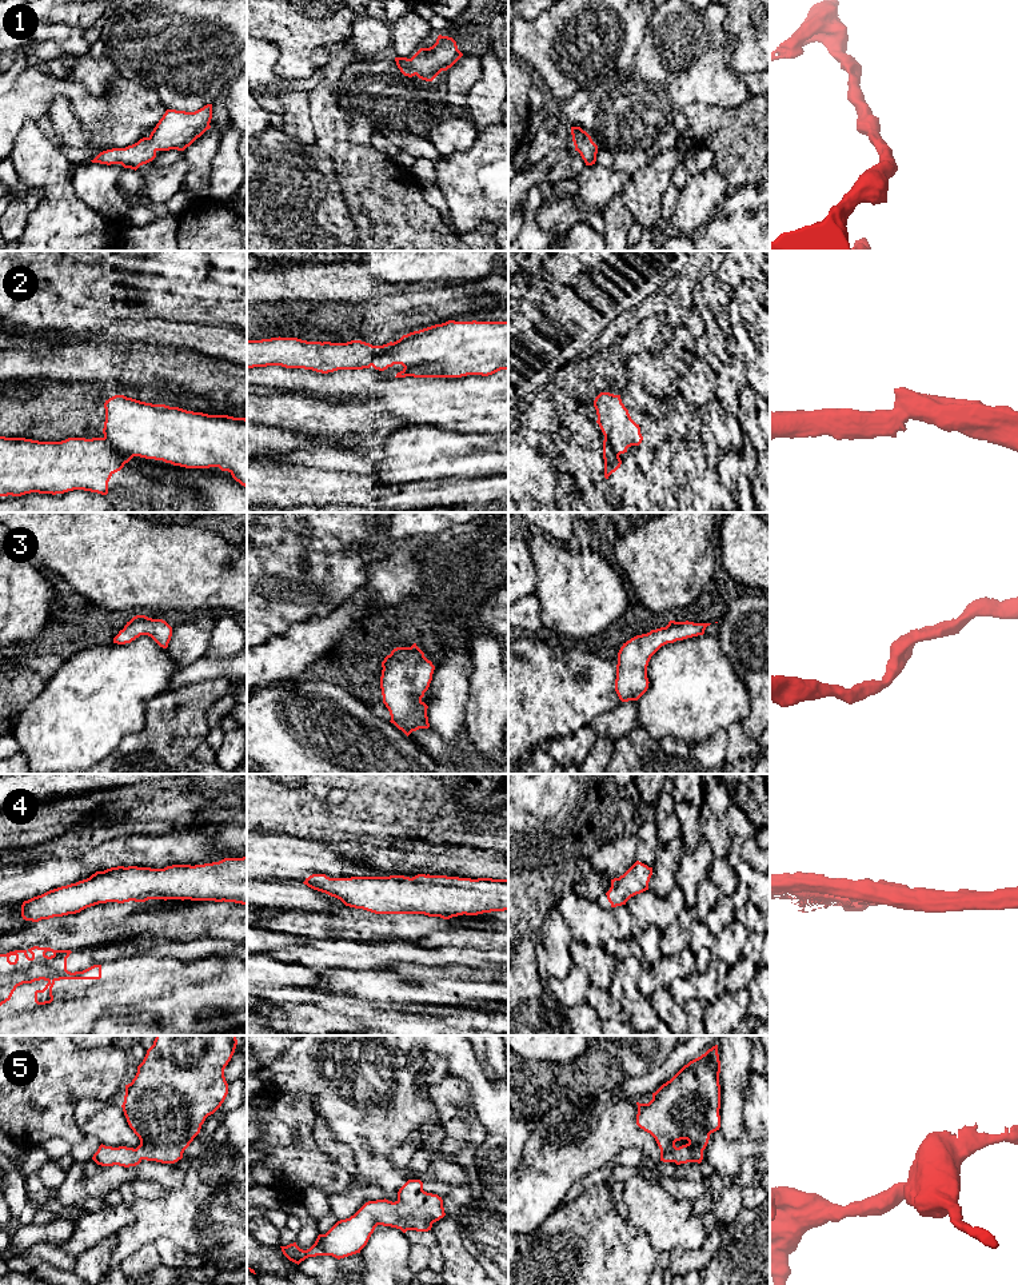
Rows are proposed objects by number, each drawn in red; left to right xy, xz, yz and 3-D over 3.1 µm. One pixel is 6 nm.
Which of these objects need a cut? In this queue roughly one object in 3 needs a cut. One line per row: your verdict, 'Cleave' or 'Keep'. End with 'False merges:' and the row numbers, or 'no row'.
1: Keep
2: Keep
3: Keep
4: Keep
5: Keep
False merges: no row

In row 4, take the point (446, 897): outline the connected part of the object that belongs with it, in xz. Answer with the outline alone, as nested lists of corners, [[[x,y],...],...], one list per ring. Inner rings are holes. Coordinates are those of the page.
[[[312,874],[303,883],[340,899],[346,906],[375,914],[424,914],[450,919],[463,914],[478,915],[508,910],[508,879],[430,874],[418,874],[412,878],[404,875],[330,878],[326,874]]]

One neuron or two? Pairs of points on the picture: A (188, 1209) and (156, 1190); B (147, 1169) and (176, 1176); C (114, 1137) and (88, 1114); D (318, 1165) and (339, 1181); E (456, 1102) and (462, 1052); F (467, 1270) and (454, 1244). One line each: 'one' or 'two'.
A: two
B: one
C: one
D: one
E: two
F: one

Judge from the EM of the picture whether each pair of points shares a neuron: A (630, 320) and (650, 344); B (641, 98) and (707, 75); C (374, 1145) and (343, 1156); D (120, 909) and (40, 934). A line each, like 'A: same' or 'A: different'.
A: different
B: same
C: different
D: same

